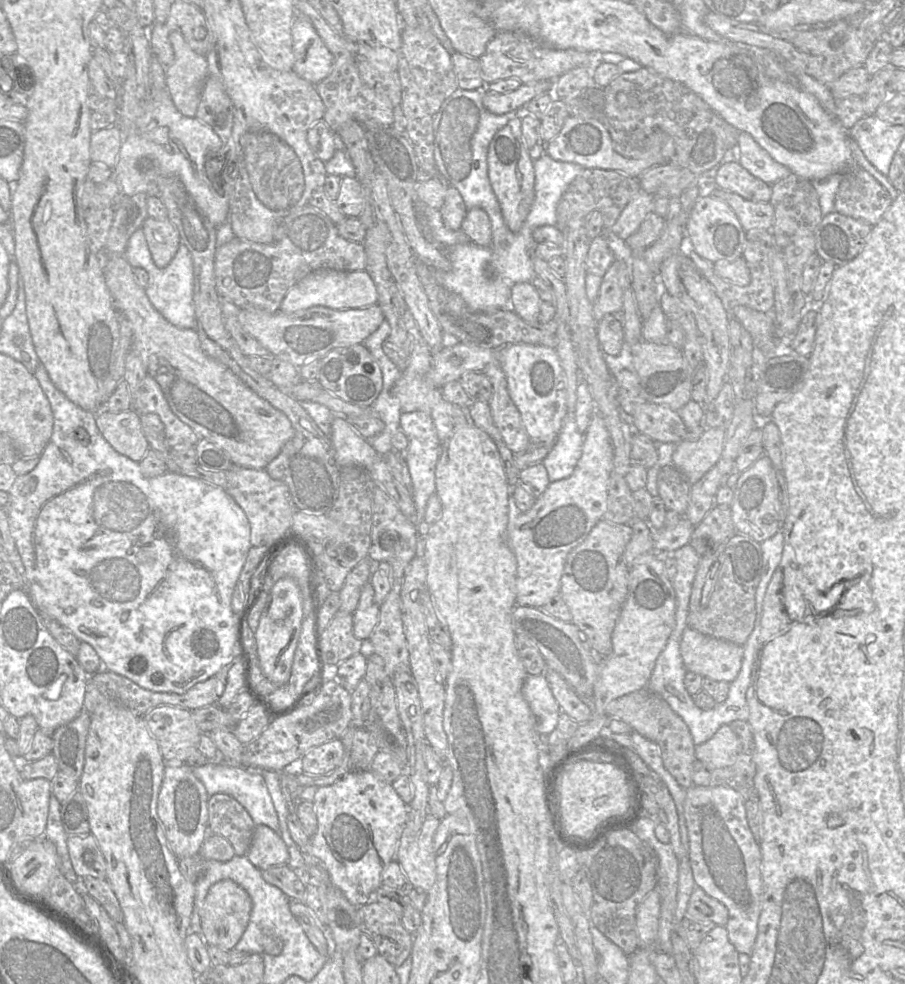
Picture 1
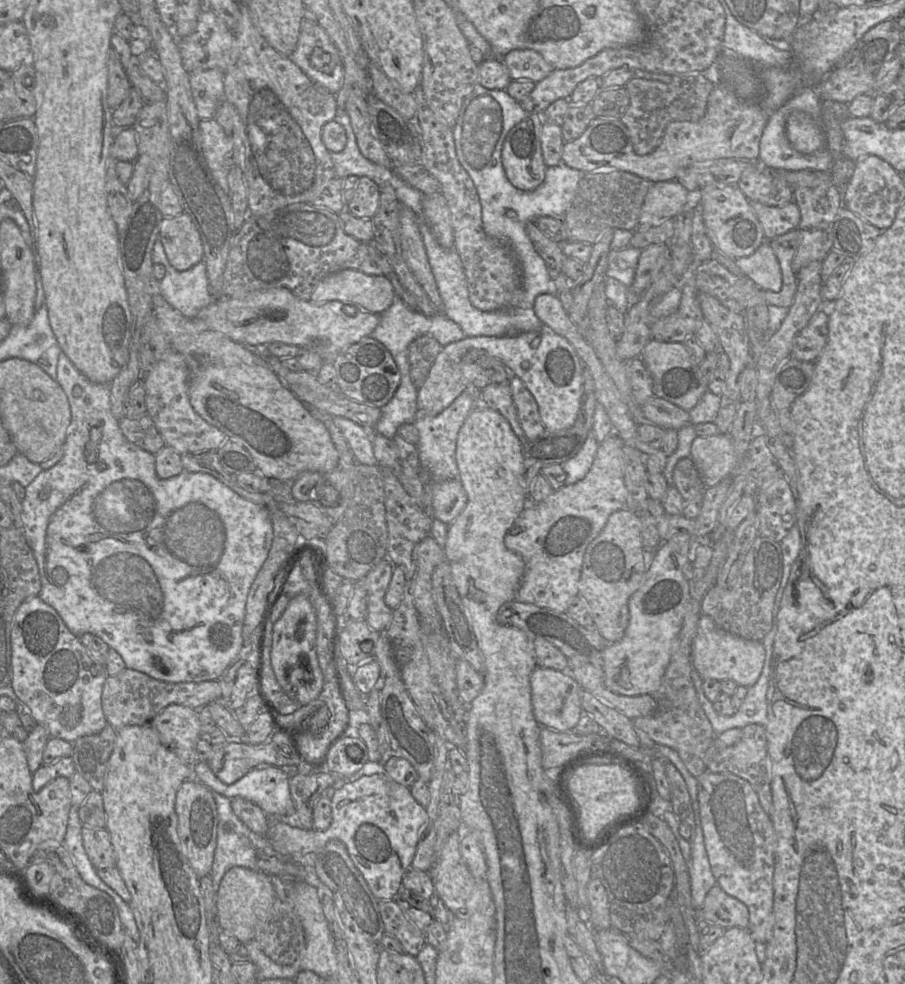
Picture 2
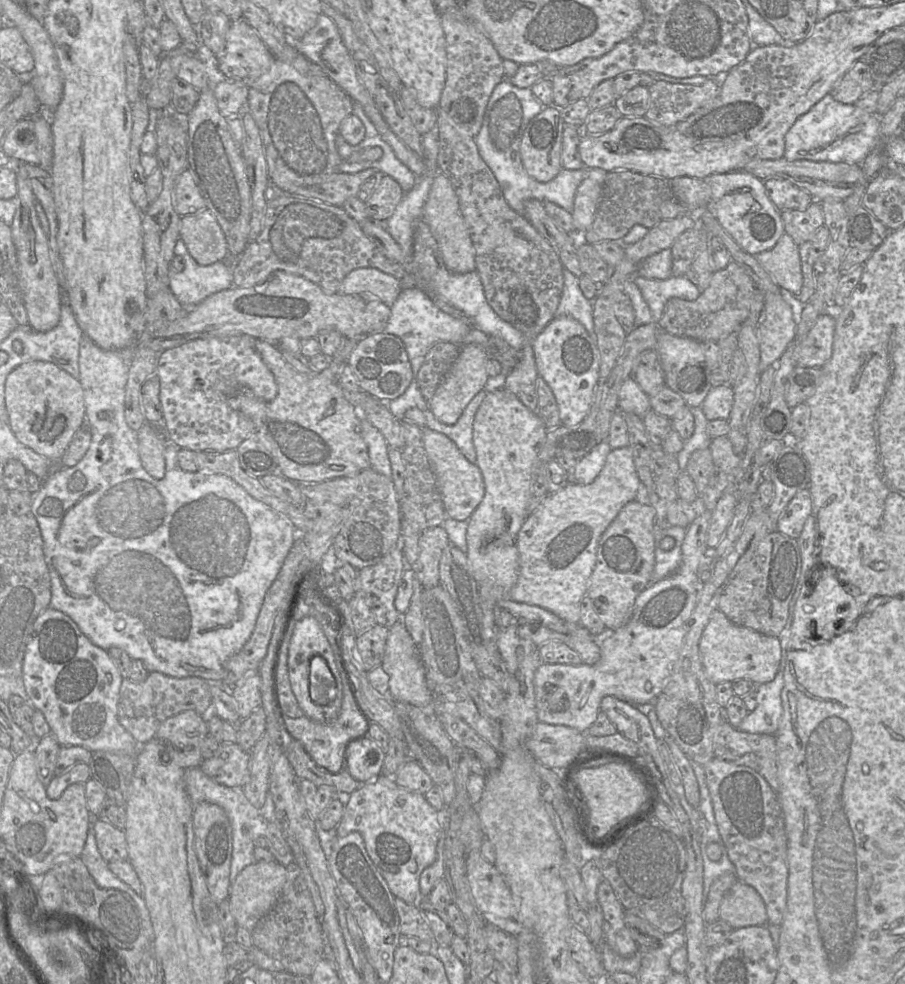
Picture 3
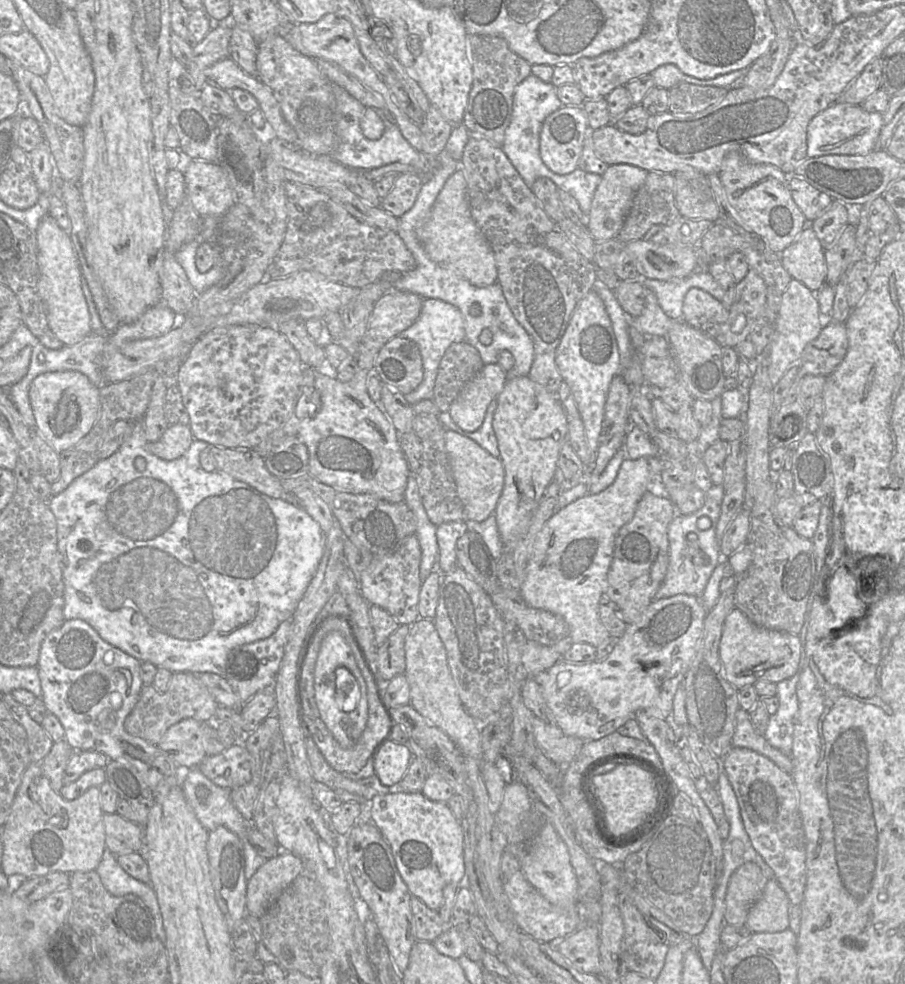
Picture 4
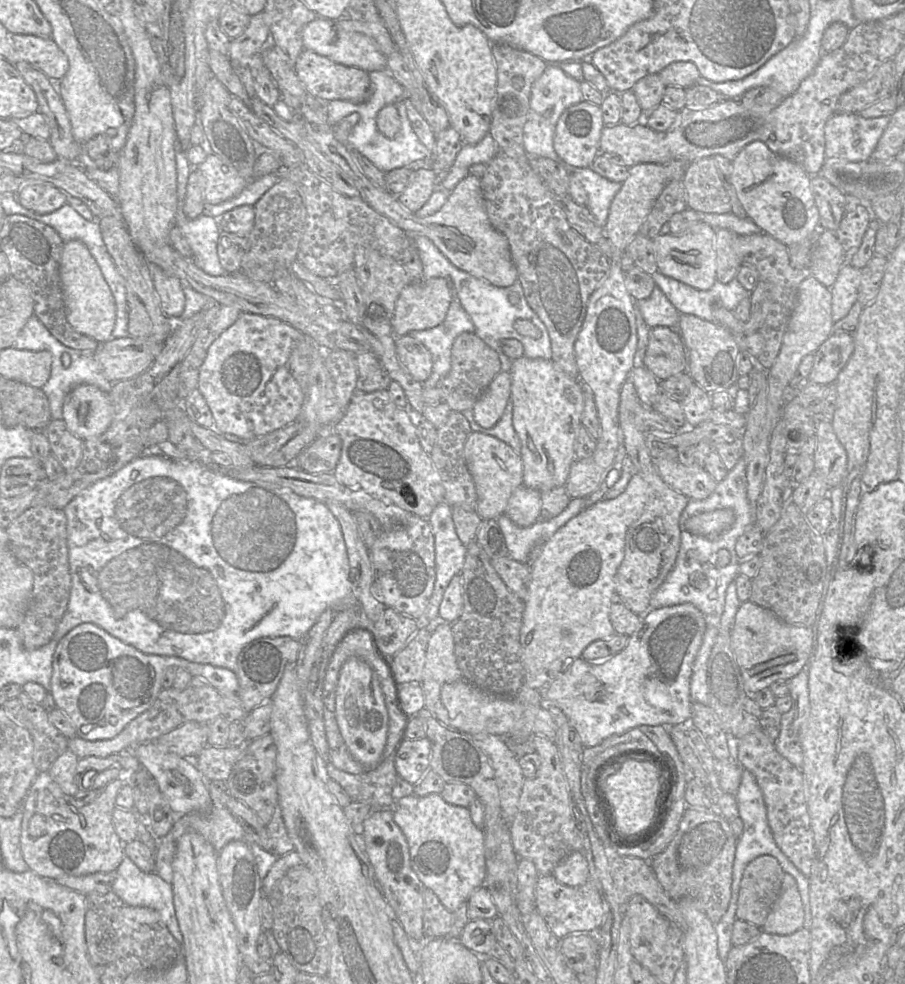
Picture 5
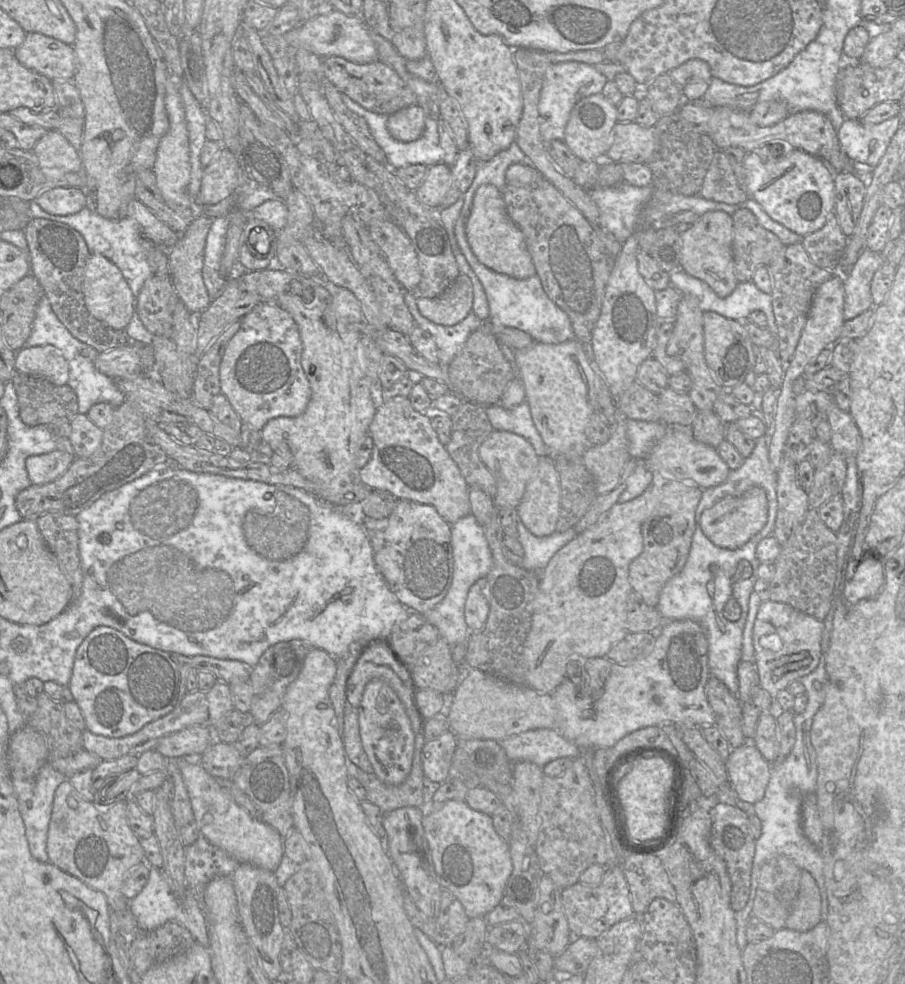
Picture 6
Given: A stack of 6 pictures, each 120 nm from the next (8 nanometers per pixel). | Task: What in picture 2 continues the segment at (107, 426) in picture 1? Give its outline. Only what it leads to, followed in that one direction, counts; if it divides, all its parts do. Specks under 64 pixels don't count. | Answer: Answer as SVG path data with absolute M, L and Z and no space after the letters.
M148 414L138 418L125 416L118 421L125 438L136 446L152 454L156 454L166 446L153 419Z

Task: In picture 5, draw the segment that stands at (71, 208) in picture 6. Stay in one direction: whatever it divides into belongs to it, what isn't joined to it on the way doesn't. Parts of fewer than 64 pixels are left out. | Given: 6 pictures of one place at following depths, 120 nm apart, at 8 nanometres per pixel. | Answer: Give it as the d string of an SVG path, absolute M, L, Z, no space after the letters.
M50 184L25 185L14 196L24 208L39 214L54 212L68 204L69 199L65 192Z

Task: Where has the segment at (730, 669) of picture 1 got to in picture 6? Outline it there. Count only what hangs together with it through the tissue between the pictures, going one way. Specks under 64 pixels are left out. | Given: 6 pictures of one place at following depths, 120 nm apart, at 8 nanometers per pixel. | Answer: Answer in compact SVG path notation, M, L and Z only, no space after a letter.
M763 601L759 604L753 621L754 662L759 675L759 685L772 697L771 713L777 718L783 709L774 699L776 694L818 667L824 621L800 612L786 603Z

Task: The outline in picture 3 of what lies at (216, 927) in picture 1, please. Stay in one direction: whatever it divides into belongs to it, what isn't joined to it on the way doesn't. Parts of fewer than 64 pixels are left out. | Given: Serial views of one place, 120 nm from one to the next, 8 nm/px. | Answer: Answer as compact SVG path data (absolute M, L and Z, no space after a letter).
M277 861L255 862L245 867L231 883L228 897L231 914L238 927L253 931L256 924L275 906L287 880L287 867Z

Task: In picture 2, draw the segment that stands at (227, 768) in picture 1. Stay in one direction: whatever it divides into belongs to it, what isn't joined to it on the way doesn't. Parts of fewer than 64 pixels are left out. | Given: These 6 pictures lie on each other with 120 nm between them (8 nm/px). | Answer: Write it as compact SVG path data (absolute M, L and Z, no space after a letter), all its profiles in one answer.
M197 762L191 766L191 772L193 777L207 786L211 792L221 794L227 798L241 797L259 806L270 820L281 820L291 826L298 826L289 790L289 775L285 772L285 769L273 766L257 767L250 770L233 784L221 782L214 775L208 763Z

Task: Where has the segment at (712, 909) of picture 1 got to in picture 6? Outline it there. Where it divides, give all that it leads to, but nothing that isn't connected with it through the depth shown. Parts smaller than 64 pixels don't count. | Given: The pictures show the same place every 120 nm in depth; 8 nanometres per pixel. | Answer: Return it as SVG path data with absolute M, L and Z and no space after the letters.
M802 870L800 890L787 917L785 928L804 932L811 930L822 921L820 888L814 877L808 871Z

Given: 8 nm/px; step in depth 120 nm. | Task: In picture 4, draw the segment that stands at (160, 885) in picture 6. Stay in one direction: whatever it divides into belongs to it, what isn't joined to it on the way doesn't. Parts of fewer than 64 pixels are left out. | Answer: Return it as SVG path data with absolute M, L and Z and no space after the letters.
M107 849L104 851L102 859L95 870L103 886L114 896L134 894L140 897L149 908L155 922L156 933L164 943L163 919L154 889L149 883L138 881L127 874L116 859L117 857L110 851Z

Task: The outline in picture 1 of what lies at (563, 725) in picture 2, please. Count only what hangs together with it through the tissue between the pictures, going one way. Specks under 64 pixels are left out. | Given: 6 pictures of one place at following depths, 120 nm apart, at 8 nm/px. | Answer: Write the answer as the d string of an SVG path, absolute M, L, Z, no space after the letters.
M544 674L527 675L522 695L534 716L538 735L547 736L556 728L561 709Z

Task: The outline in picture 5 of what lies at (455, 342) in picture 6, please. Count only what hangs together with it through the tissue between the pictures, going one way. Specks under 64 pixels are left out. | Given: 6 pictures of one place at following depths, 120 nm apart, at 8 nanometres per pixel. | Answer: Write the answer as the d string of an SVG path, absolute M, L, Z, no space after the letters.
M453 299L444 321L425 330L413 330L409 335L421 342L430 352L432 371L422 382L424 388L437 387L451 367L451 349L455 339L462 333L473 333L474 324L457 299Z

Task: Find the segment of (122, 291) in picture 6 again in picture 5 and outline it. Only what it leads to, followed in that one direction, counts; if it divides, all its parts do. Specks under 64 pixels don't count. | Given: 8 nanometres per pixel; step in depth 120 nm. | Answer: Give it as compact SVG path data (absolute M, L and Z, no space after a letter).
M65 241L59 265L67 321L73 329L102 343L111 339L116 322L116 304L101 268L80 241Z

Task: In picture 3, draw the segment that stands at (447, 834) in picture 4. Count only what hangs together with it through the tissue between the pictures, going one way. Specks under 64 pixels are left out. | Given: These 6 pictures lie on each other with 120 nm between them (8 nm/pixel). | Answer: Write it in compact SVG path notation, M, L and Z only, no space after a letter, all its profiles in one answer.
M380 775L371 782L362 783L349 794L343 817L334 829L326 833L332 837L350 832L361 834L366 851L393 895L407 903L418 905L422 894L420 875L437 858L437 843L444 832L444 818L424 796L396 784L393 778Z

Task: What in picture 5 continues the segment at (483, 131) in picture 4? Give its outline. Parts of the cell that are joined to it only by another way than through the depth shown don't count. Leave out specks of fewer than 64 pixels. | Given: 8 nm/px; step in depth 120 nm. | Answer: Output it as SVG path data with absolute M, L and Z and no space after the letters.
M492 43L491 49L497 68L497 86L488 135L496 141L504 155L517 160L523 167L529 167L529 156L523 145L523 129L527 121L531 87L548 63L527 51L502 43Z

